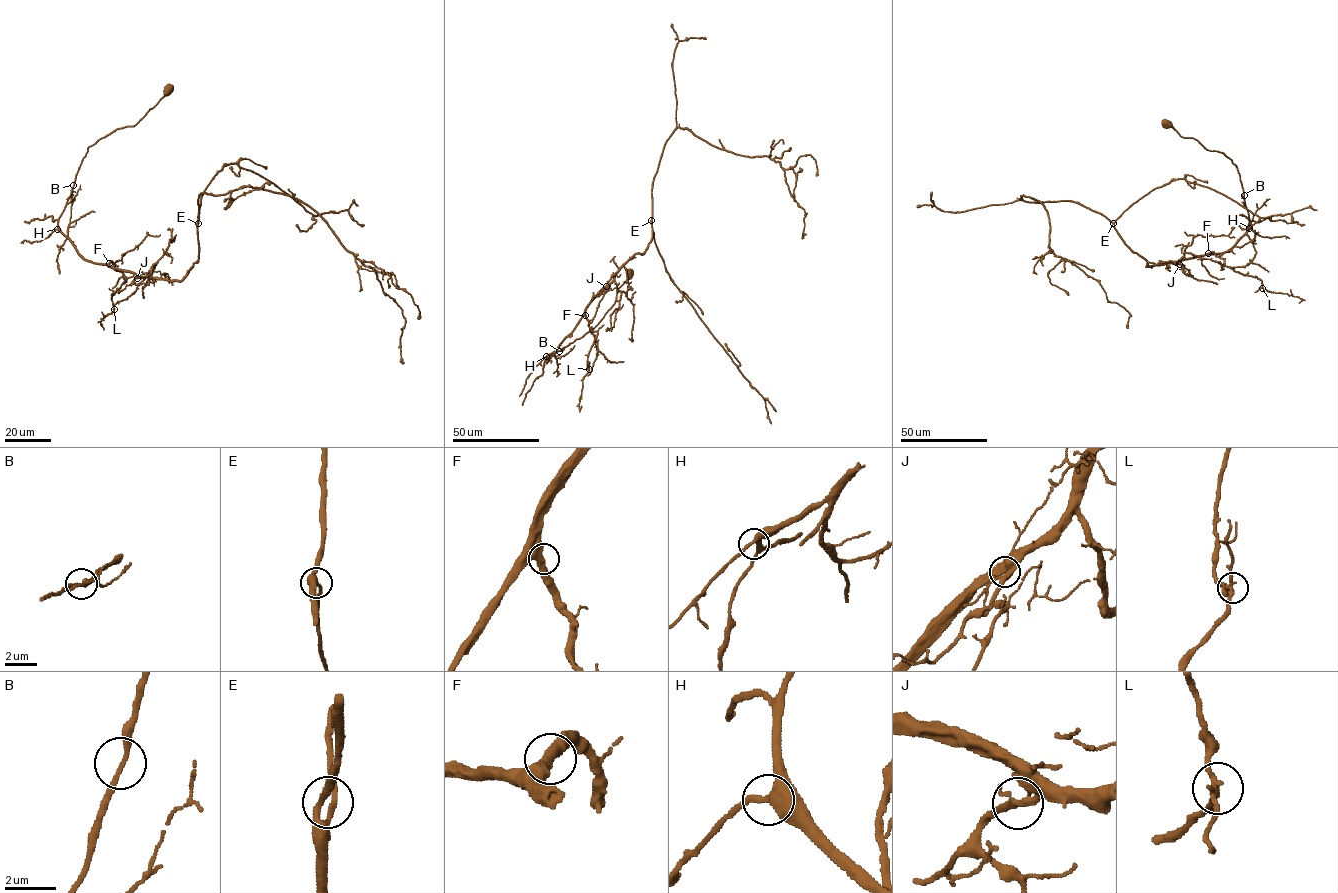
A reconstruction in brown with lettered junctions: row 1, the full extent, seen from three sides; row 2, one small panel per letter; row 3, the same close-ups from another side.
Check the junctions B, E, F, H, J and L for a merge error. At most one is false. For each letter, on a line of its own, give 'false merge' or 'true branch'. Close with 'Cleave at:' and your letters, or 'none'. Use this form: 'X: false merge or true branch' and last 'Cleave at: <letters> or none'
B: true branch
E: true branch
F: true branch
H: true branch
J: true branch
L: true branch
Cleave at: none

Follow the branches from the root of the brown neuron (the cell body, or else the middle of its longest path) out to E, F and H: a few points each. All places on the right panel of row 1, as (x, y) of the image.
E: (1166, 123), (1182, 136), (1232, 160), (1240, 175), (1248, 229), (1224, 252), (1146, 266), (1113, 223)
F: (1166, 123), (1182, 136), (1222, 153), (1240, 175), (1248, 229), (1228, 250), (1208, 253)
H: (1166, 123), (1182, 136), (1194, 138), (1206, 149), (1222, 152), (1232, 160), (1240, 175), (1249, 228)

